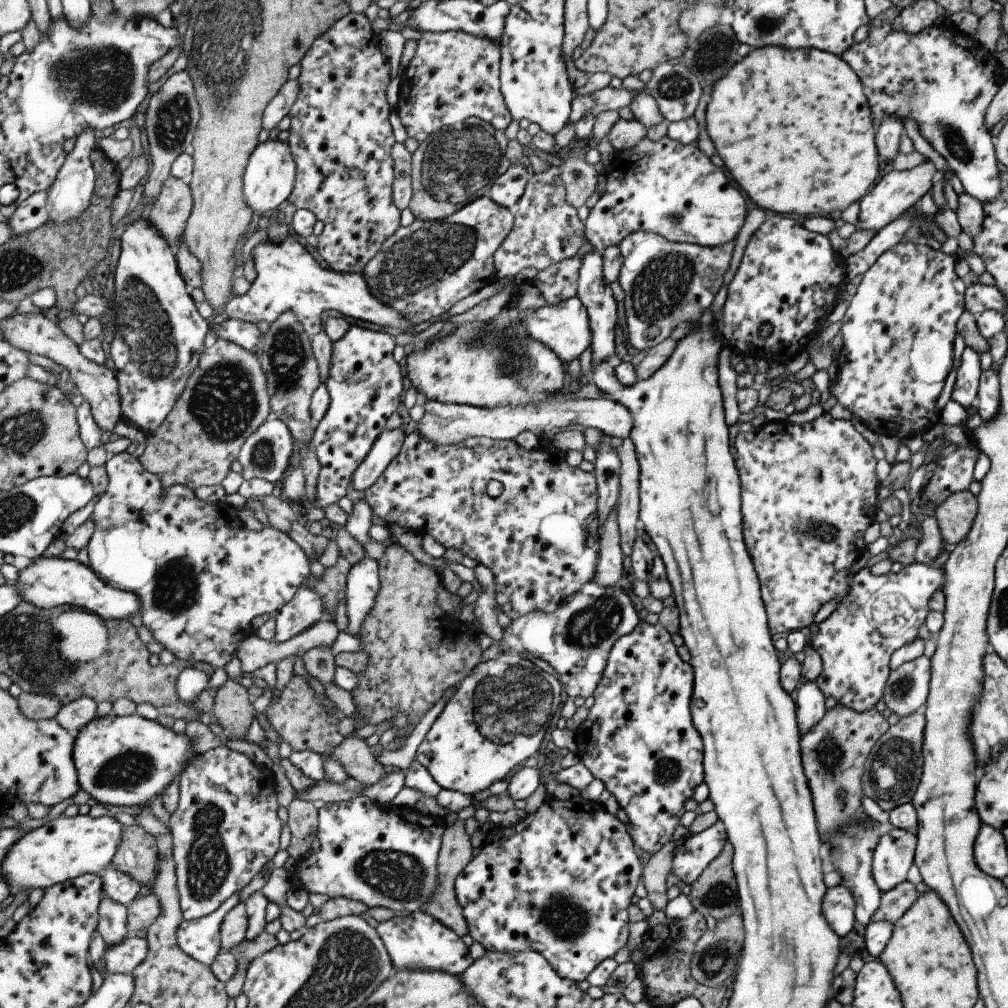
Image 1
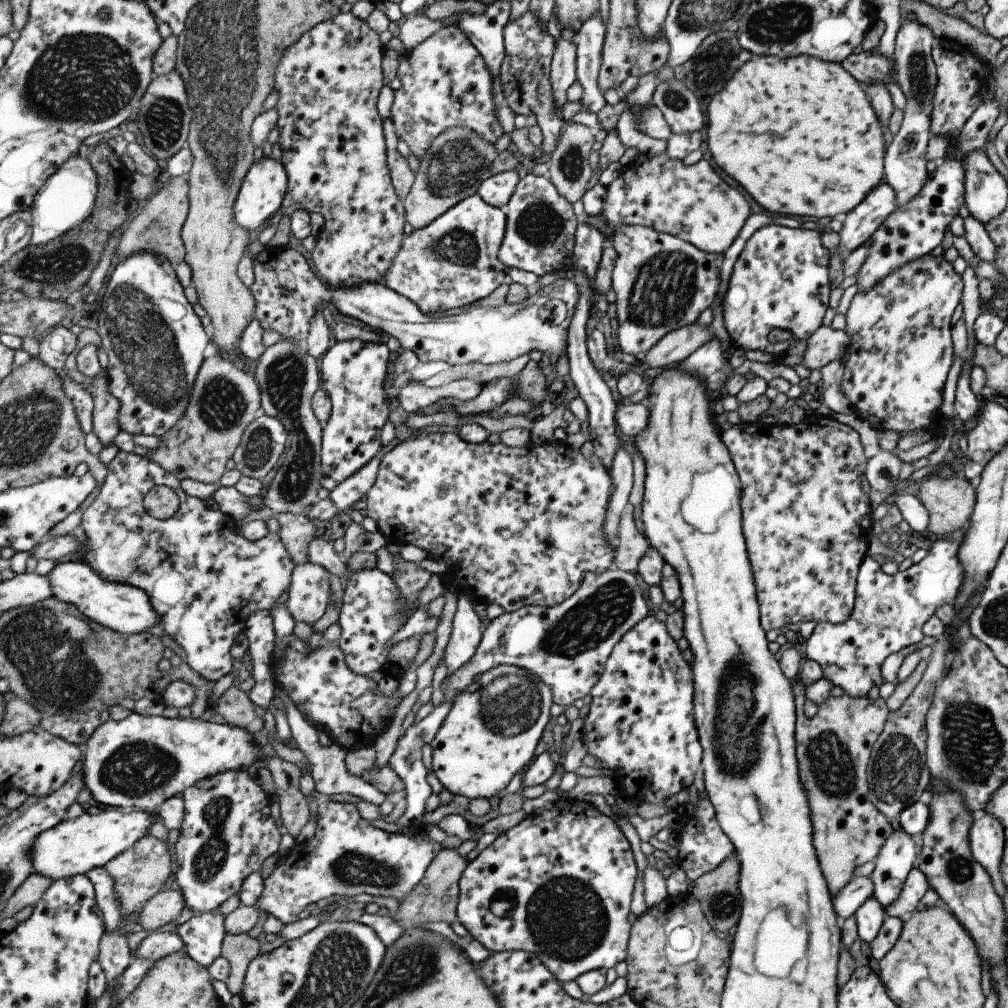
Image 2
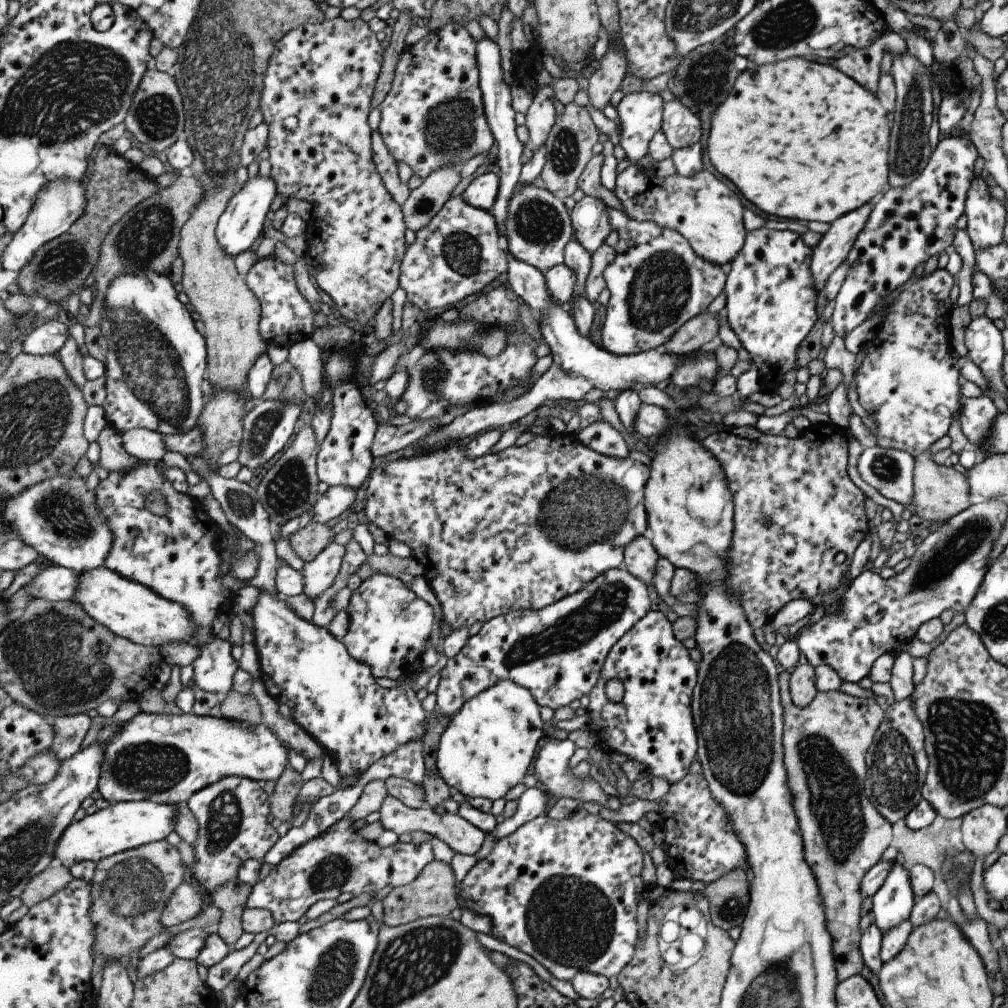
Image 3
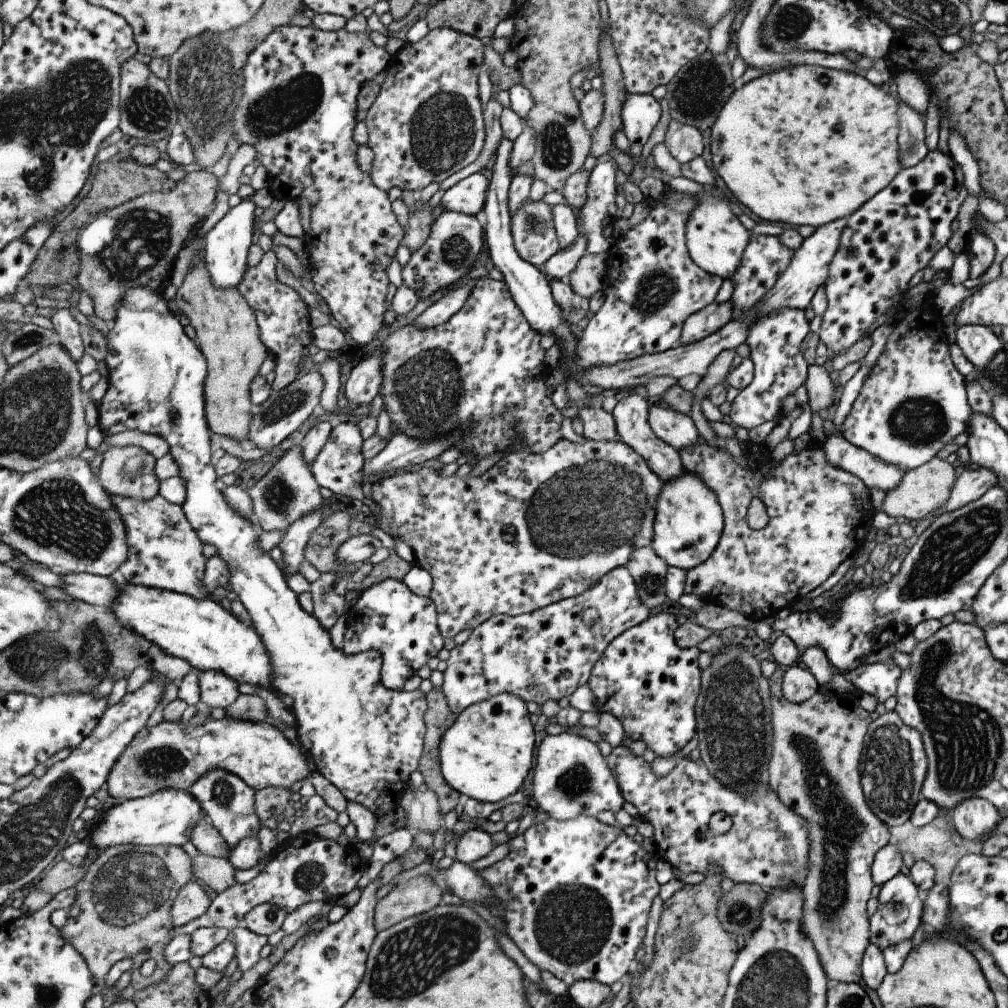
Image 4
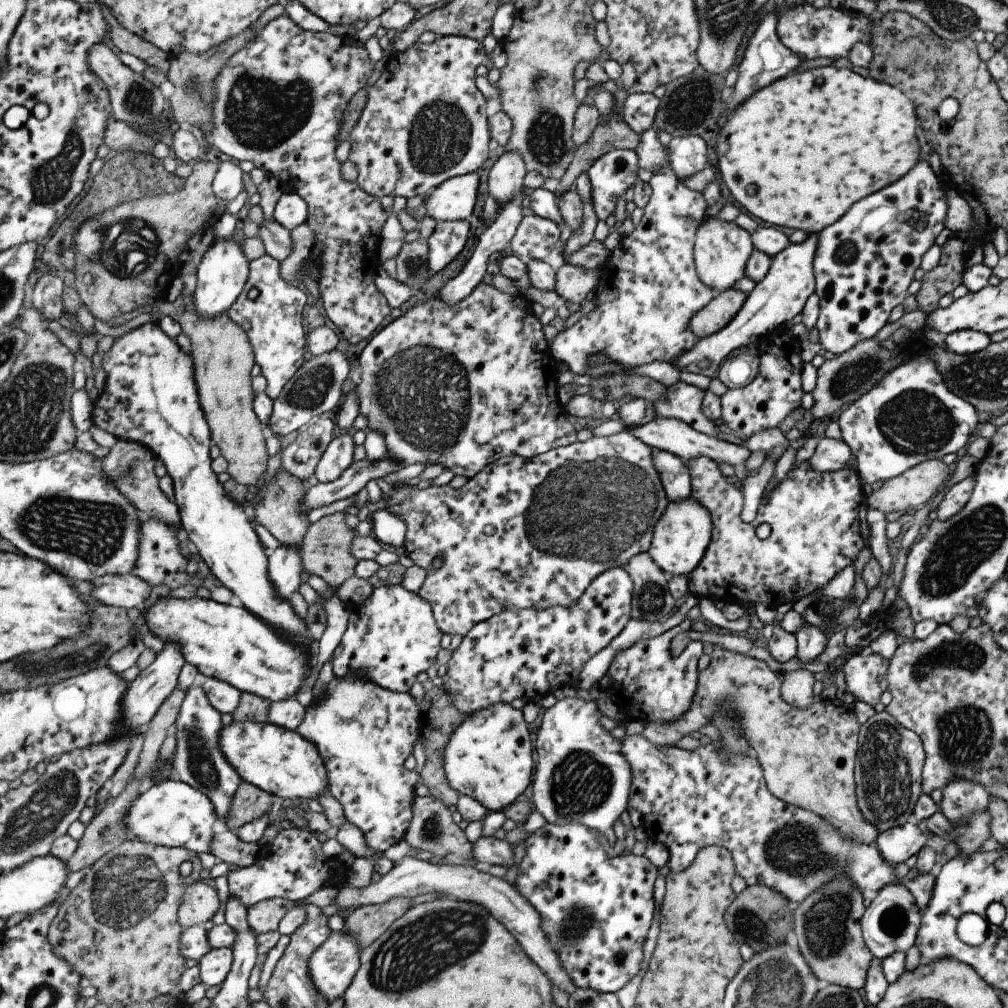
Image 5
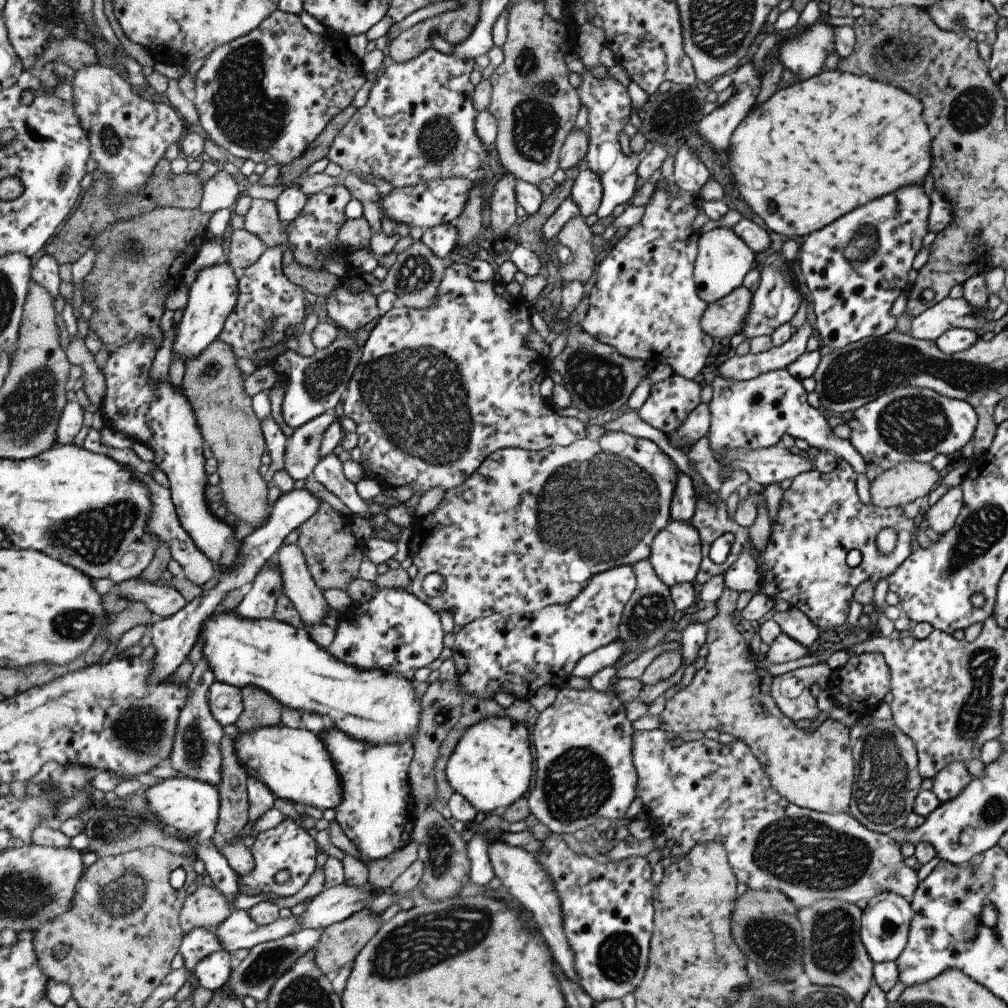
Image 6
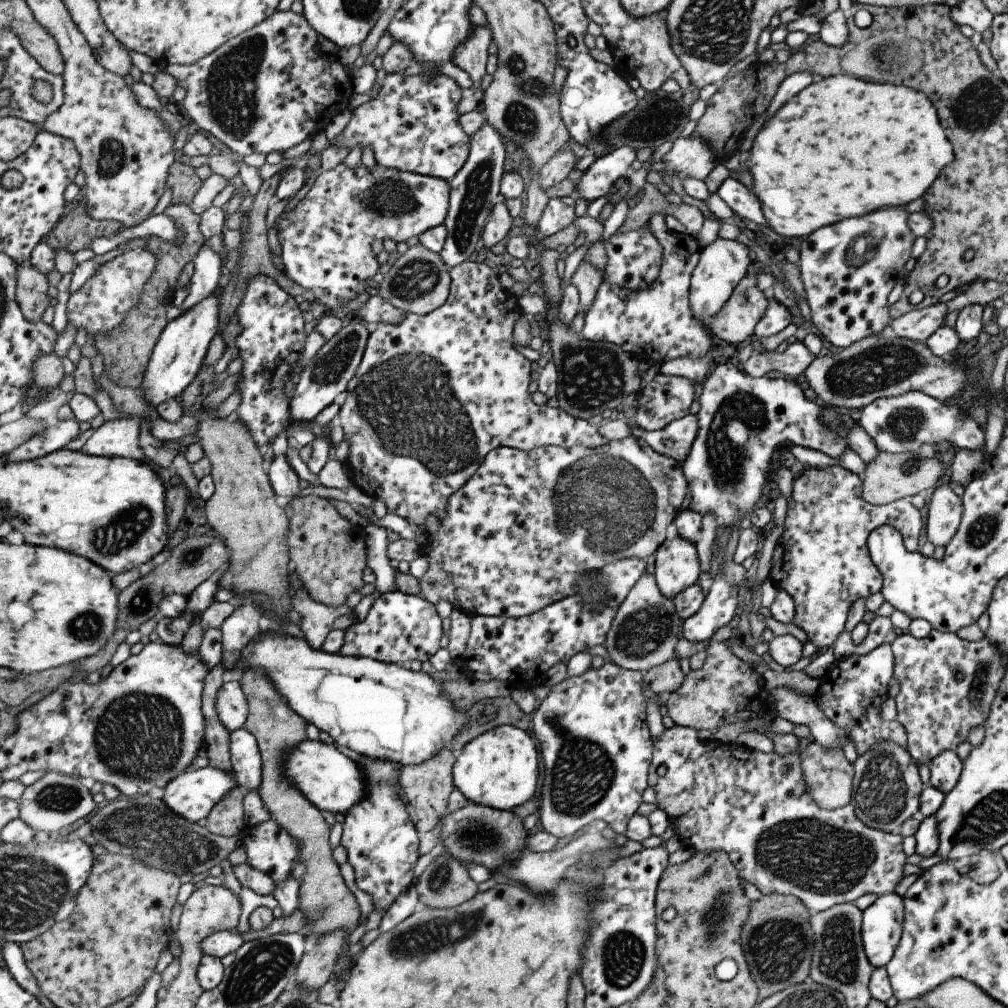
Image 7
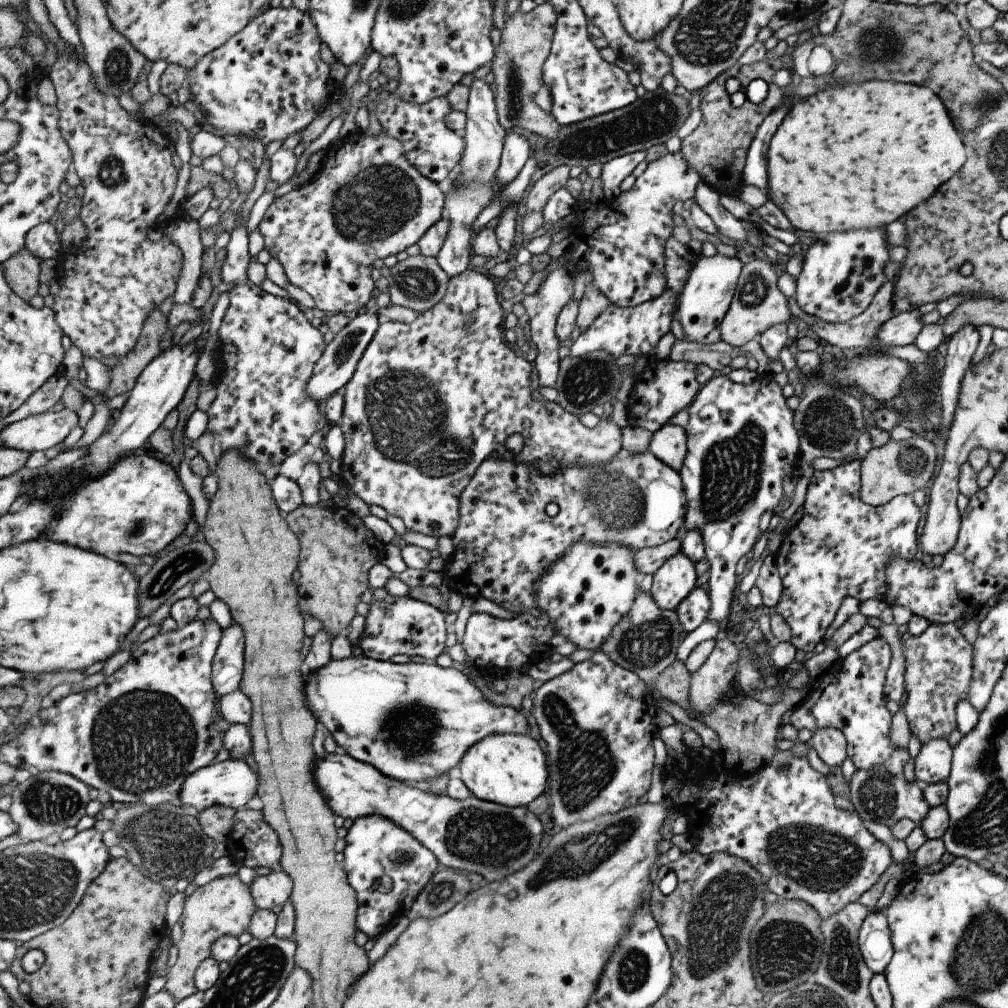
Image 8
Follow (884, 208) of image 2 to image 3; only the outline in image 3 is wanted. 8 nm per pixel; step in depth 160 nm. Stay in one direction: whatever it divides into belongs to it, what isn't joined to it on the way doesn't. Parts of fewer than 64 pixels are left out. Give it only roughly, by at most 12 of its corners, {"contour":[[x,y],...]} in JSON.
{"contour":[[866,202],[830,222],[811,249],[816,292],[846,259],[872,206]]}

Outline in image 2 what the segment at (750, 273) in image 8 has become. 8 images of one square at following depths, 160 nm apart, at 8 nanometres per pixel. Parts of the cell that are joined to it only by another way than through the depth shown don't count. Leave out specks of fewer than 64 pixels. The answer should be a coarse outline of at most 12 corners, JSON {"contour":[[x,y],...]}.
{"contour":[[707,327],[665,333],[640,360],[677,365],[711,337]]}

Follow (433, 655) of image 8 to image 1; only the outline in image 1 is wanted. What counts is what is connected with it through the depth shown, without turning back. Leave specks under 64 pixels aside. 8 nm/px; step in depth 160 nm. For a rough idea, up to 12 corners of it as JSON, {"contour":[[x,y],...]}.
{"contour":[[378,560],[349,571],[347,631],[360,636],[381,587]]}

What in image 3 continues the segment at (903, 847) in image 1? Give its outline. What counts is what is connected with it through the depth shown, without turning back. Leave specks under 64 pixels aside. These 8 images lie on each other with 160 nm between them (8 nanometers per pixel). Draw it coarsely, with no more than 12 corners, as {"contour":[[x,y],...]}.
{"contour":[[893,864],[871,897],[883,933],[907,919],[915,901],[908,868]]}

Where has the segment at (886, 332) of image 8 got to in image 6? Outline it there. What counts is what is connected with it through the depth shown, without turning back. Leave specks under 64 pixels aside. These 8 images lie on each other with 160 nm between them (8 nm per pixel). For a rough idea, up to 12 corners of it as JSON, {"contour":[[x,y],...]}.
{"contour":[[947,296],[913,317],[908,334],[934,341],[949,329],[980,332],[986,304]]}

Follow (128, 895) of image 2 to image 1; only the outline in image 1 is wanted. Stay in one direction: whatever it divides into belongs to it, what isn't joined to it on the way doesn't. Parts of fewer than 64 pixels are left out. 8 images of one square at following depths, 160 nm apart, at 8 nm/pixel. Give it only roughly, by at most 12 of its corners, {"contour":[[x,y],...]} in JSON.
{"contour":[[136,822],[123,827],[112,866],[143,886],[160,867],[155,835]]}

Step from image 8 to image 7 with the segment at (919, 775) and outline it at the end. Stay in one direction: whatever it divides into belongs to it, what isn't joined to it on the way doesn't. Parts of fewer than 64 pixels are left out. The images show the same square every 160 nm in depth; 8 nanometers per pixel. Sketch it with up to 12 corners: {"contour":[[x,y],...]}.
{"contour":[[953,751],[929,764],[929,786],[947,794],[961,774]]}

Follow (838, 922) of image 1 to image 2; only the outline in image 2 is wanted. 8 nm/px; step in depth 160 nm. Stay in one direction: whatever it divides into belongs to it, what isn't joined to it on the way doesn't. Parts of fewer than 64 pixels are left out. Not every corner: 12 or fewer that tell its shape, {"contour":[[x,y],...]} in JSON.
{"contour":[[869,877],[849,879],[830,901],[839,922],[872,894]]}

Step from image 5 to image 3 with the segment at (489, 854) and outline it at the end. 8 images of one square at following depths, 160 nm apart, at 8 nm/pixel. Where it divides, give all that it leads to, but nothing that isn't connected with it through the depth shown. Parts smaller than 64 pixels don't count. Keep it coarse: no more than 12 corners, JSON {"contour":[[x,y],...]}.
{"contour":[[387,795],[383,828],[398,835],[421,830],[455,853],[477,854],[487,833],[458,813],[408,807]]}

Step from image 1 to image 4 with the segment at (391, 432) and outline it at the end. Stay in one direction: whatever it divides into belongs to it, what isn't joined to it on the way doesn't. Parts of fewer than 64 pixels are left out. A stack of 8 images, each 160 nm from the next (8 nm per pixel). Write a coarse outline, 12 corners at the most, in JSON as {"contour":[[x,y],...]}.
{"contour":[[323,507],[296,520],[280,544],[285,573],[299,570]]}

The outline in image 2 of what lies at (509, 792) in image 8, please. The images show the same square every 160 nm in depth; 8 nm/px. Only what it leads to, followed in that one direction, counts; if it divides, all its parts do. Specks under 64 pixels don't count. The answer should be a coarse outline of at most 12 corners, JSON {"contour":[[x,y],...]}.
{"contour":[[503,663],[430,742],[452,794],[501,795],[534,762],[552,686]]}

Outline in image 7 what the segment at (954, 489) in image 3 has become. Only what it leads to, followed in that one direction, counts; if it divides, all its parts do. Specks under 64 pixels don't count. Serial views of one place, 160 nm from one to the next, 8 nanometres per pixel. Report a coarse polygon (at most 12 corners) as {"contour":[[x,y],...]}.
{"contour":[[884,453],[865,465],[861,496],[886,505],[933,488],[941,463]]}

